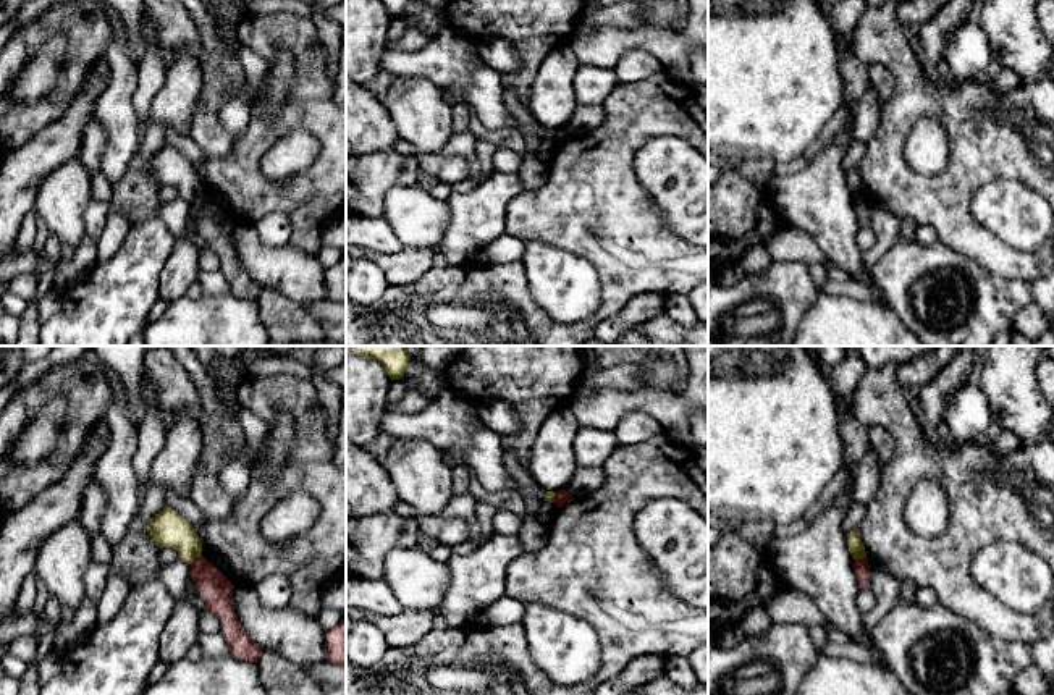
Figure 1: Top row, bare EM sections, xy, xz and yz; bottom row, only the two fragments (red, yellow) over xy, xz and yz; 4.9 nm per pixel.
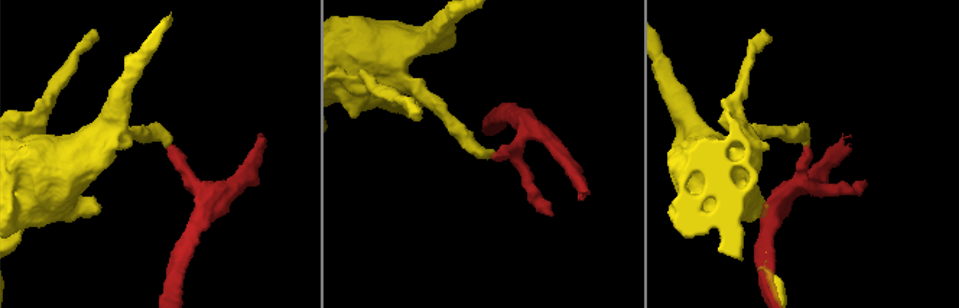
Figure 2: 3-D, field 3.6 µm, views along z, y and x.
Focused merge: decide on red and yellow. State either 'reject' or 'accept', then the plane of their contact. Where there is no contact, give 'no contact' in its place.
reject | yz

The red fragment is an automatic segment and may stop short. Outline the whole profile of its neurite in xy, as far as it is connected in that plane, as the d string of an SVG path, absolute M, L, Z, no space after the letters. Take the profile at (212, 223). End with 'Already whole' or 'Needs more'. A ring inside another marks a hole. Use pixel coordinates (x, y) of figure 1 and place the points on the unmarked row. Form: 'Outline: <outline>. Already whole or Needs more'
Outline: M202 194L196 196L189 205L197 233L207 241L207 247L220 257L230 293L241 299L257 301L264 288L244 270L236 255L233 244L234 223Z. Already whole

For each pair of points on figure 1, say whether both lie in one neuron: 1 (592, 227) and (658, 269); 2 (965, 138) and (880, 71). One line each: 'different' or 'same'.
1: same
2: different

